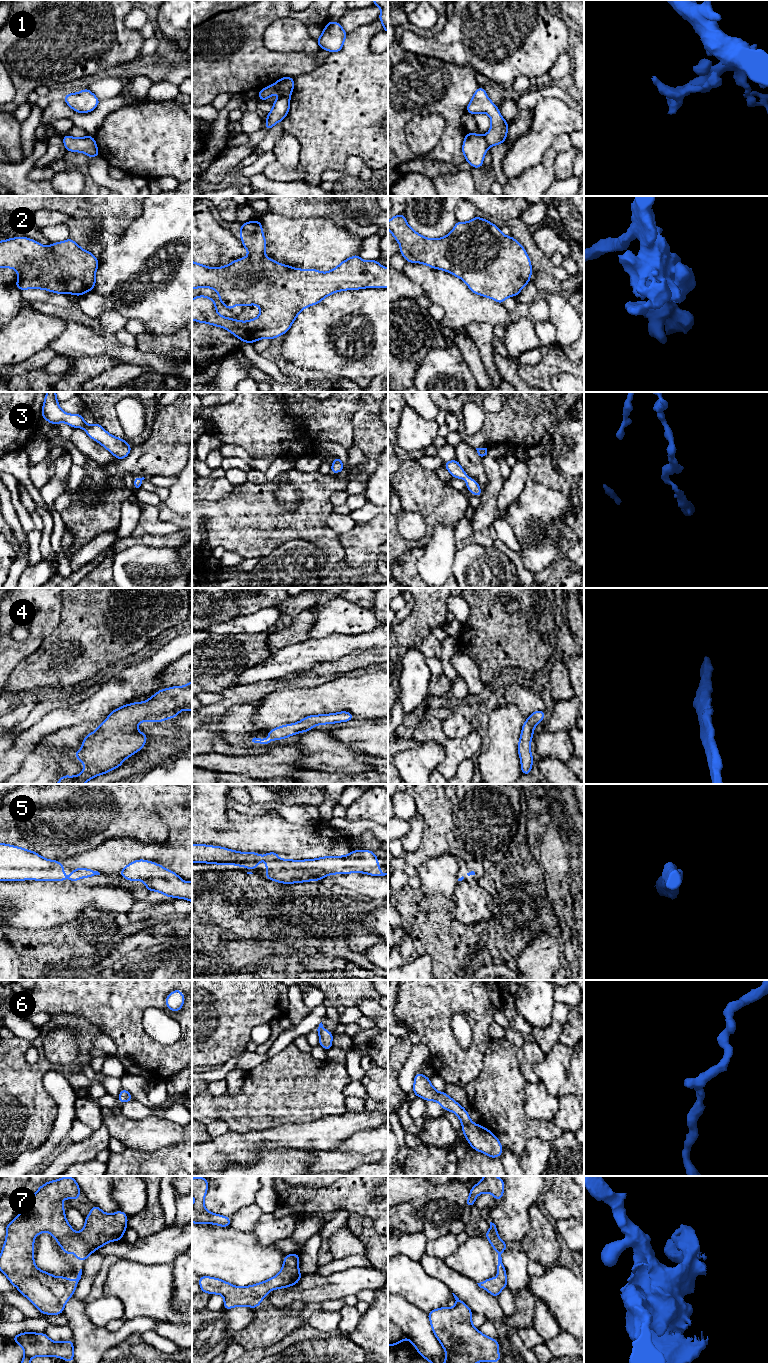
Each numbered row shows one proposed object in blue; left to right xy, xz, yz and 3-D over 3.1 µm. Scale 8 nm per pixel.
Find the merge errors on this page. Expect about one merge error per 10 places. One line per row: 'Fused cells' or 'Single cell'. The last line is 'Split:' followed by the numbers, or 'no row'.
1: Fused cells
2: Single cell
3: Single cell
4: Single cell
5: Single cell
6: Single cell
7: Single cell
Split: 1

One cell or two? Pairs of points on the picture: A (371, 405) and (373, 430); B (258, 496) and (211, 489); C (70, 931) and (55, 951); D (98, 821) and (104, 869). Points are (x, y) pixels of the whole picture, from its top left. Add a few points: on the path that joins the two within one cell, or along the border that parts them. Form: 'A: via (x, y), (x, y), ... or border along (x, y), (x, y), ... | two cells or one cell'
A: via (367, 411), (367, 424) | one cell
B: border along (234, 486), (225, 496), (208, 501) | two cells
C: via (68, 936), (59, 946) | one cell
D: border along (106, 840), (82, 852) | two cells

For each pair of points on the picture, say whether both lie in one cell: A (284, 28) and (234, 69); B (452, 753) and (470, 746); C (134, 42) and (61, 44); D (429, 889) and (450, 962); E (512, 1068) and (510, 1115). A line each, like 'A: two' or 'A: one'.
A: two
B: one
C: one
D: two
E: one

